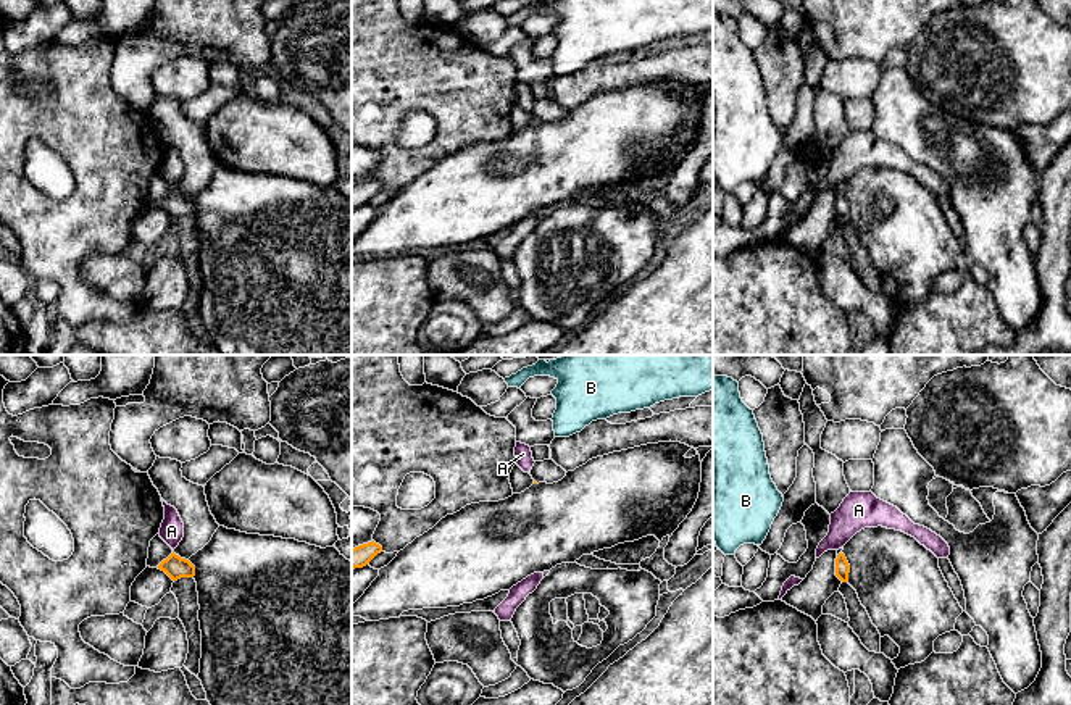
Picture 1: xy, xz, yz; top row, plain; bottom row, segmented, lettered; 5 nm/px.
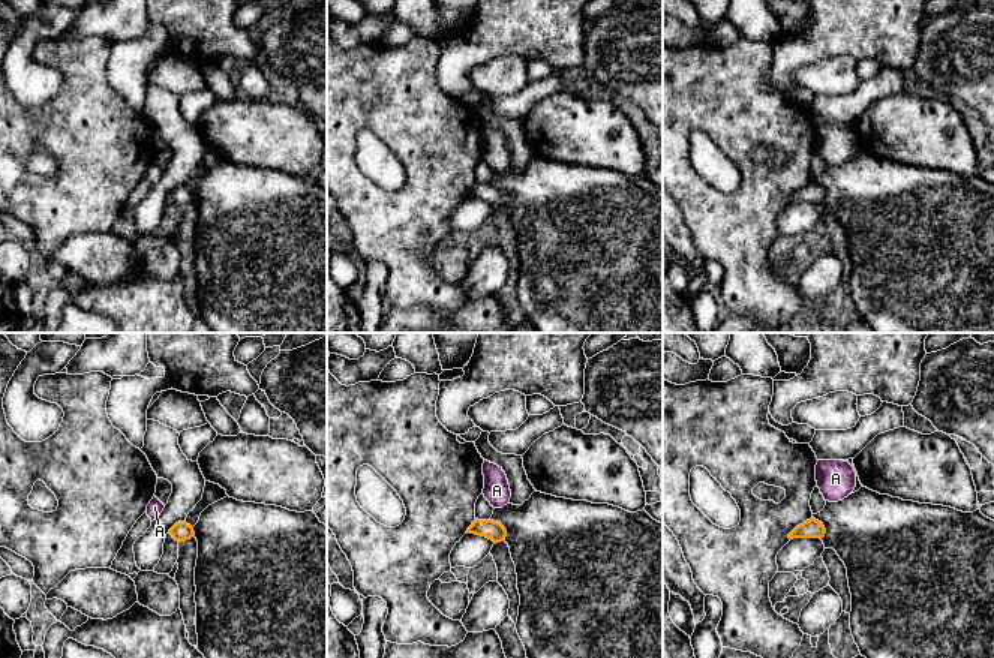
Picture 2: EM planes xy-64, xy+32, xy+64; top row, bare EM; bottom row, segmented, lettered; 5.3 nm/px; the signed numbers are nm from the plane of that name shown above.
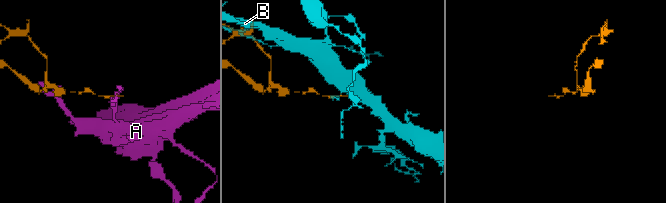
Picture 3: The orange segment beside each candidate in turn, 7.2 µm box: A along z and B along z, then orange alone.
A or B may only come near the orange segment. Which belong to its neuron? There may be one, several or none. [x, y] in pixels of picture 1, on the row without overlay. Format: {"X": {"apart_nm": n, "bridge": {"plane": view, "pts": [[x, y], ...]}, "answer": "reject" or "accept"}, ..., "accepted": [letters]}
{"A": {"apart_nm": 20, "bridge": {"plane": "xy", "pts": [[173, 191], [173, 187]]}, "answer": "reject"}, "B": {"apart_nm": 240, "bridge": {"plane": "xz", "pts": [[534, 120], [555, 75]]}, "answer": "accept"}, "accepted": ["B"]}

